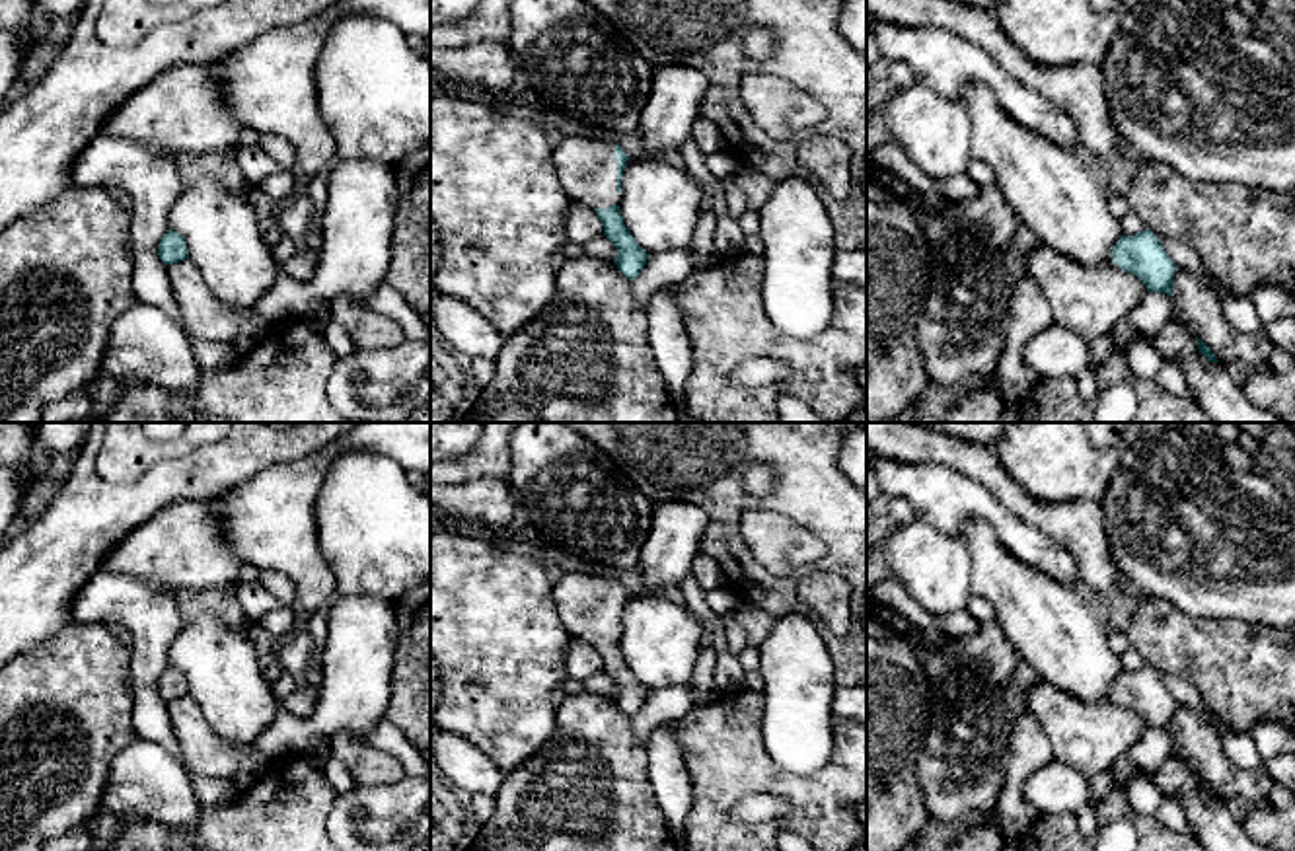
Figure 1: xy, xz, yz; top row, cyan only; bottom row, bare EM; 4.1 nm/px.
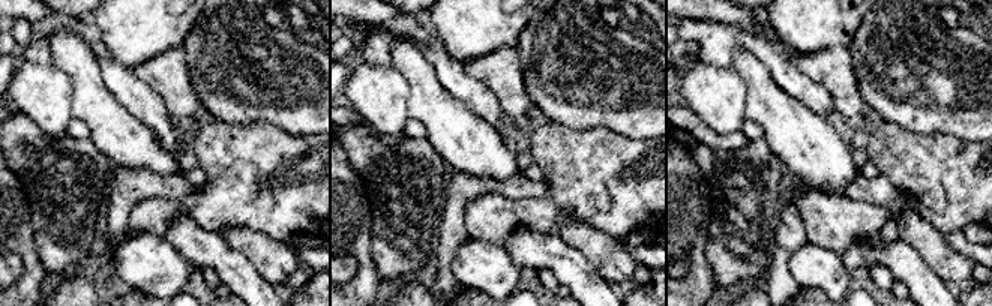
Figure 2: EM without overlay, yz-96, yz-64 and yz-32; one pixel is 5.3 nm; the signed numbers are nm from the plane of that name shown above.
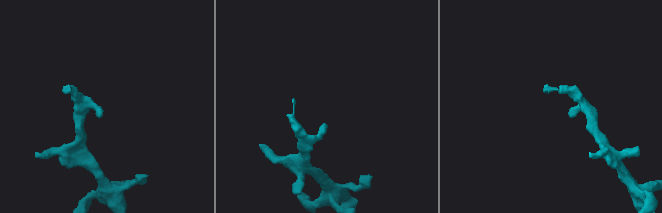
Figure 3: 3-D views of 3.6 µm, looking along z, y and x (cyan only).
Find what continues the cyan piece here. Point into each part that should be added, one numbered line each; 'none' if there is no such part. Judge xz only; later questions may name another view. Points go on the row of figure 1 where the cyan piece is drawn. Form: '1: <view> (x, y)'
1: xz (587, 168)

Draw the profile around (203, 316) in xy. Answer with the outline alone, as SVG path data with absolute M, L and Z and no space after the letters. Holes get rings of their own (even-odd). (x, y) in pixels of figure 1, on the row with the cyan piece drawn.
M191 259L167 265L167 278L181 325L193 339L230 343L245 356L275 329L255 310L220 302Z

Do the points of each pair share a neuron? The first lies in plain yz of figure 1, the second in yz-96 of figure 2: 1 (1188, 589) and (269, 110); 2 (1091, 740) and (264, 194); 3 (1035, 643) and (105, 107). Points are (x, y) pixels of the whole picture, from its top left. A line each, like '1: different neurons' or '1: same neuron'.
1: same neuron
2: same neuron
3: same neuron

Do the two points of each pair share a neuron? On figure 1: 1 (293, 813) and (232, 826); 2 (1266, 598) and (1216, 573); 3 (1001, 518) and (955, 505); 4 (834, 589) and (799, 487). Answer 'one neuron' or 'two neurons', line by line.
1: one neuron
2: one neuron
3: one neuron
4: two neurons

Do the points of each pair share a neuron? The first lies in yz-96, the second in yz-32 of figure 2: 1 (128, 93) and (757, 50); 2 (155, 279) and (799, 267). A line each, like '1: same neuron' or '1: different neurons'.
1: same neuron
2: same neuron

